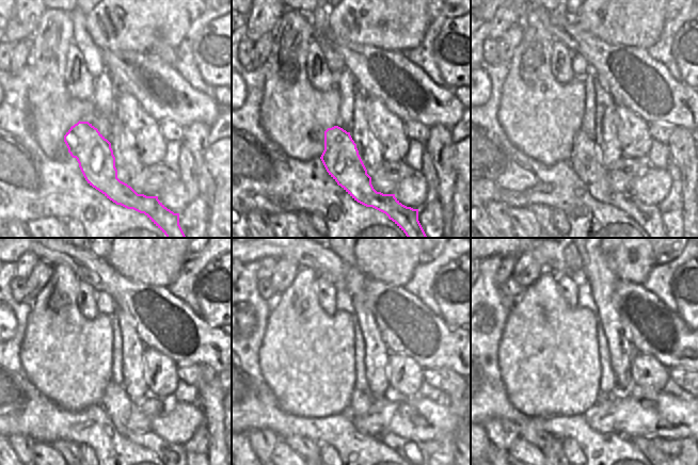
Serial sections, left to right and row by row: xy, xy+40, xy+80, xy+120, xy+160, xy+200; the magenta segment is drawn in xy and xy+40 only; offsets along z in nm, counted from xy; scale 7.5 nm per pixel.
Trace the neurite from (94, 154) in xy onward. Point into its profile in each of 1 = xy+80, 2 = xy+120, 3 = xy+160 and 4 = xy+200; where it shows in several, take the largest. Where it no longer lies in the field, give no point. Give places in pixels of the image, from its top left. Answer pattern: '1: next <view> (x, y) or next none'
1: next xy+80 (586, 160)
2: next xy+120 (115, 402)
3: next xy+160 (415, 454)
4: next xy+200 (648, 447)

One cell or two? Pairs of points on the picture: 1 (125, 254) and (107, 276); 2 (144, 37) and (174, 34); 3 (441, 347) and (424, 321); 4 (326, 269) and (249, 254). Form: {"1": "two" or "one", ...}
{"1": "two", "2": "one", "3": "one", "4": "one"}

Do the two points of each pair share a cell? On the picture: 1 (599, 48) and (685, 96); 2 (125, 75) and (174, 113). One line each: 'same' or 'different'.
1: same
2: same

